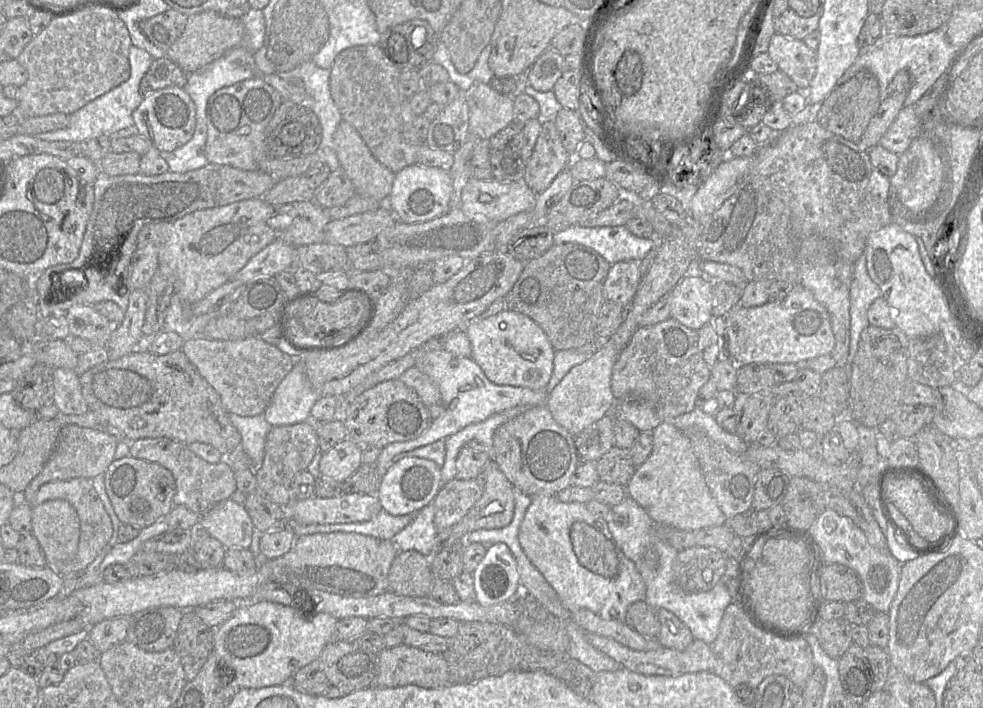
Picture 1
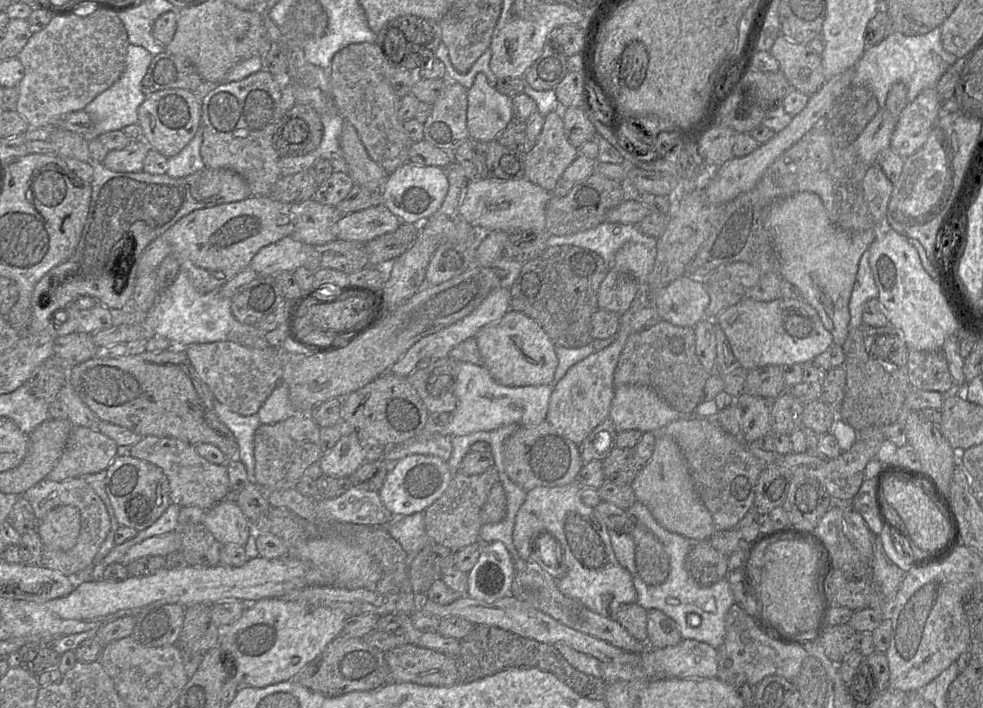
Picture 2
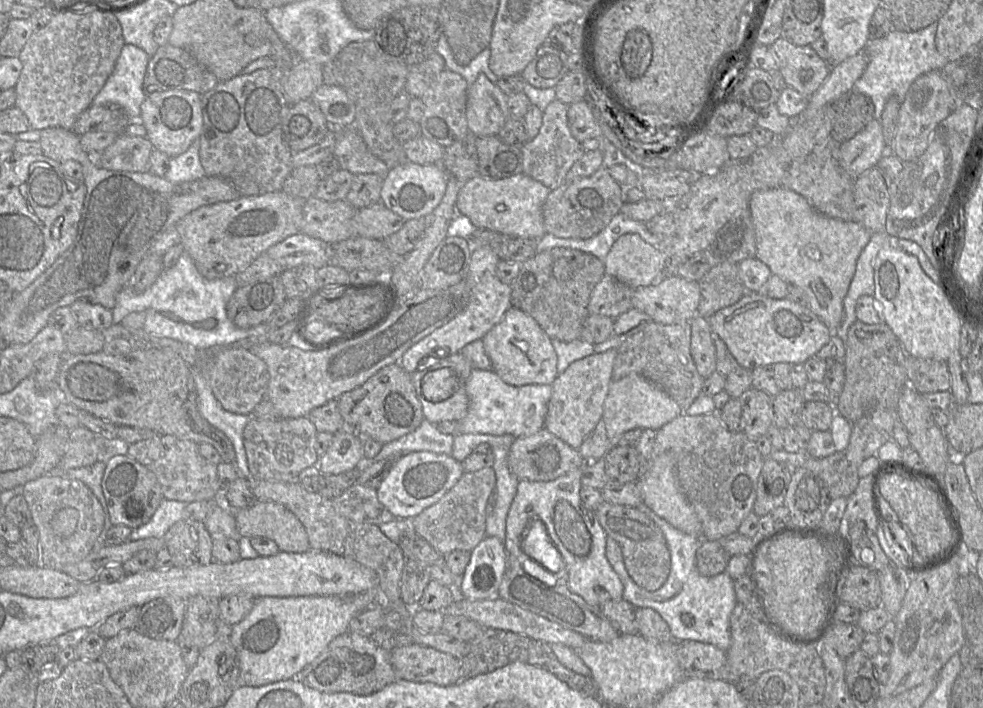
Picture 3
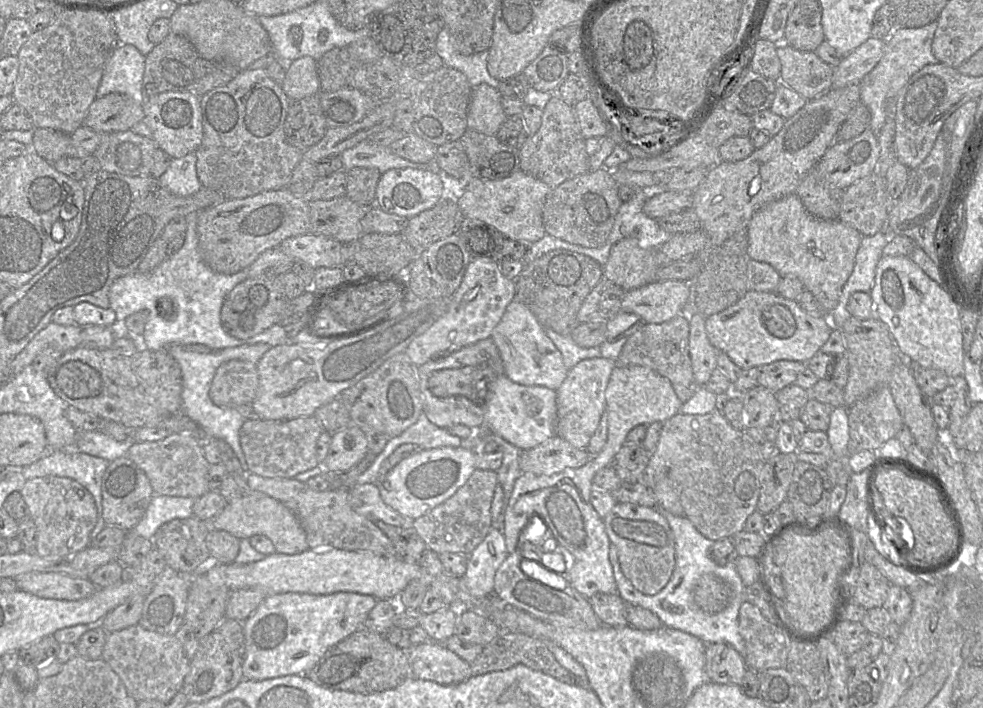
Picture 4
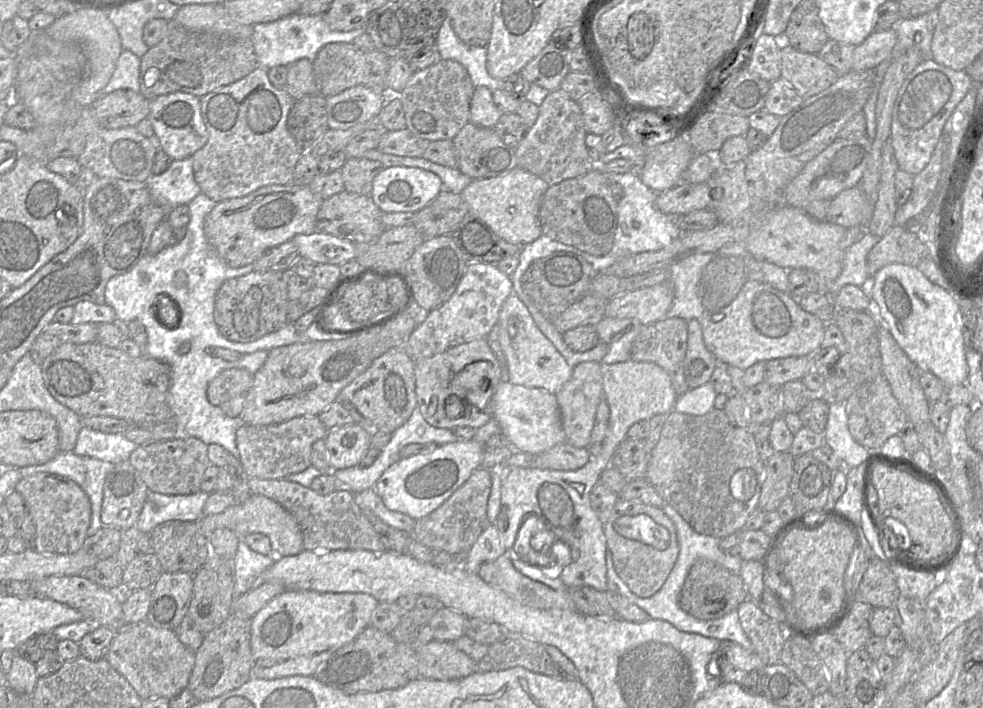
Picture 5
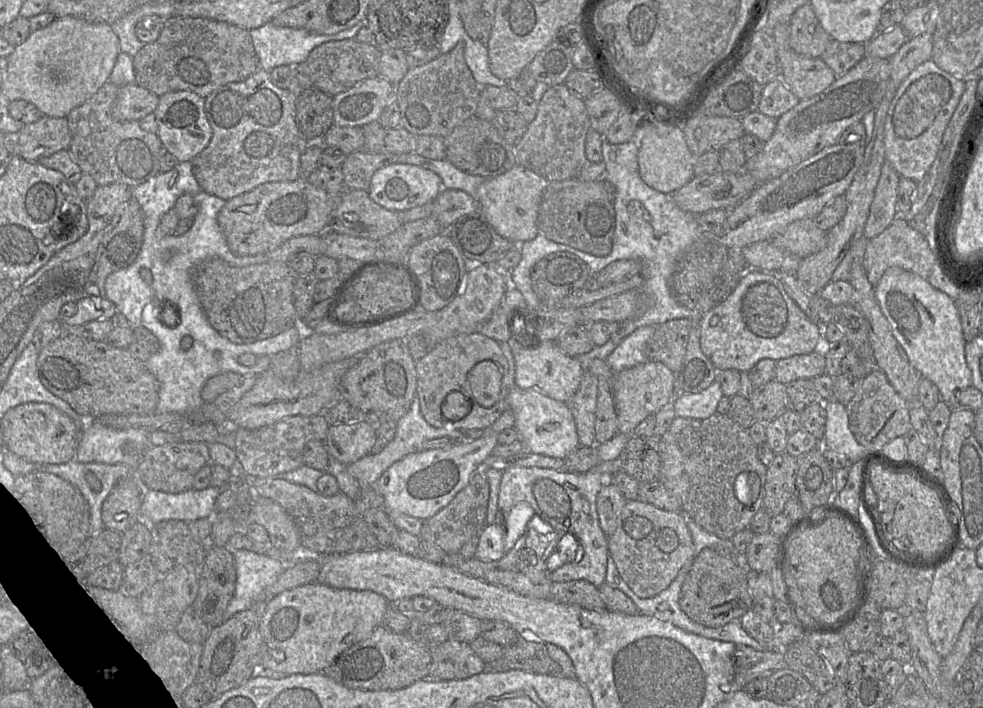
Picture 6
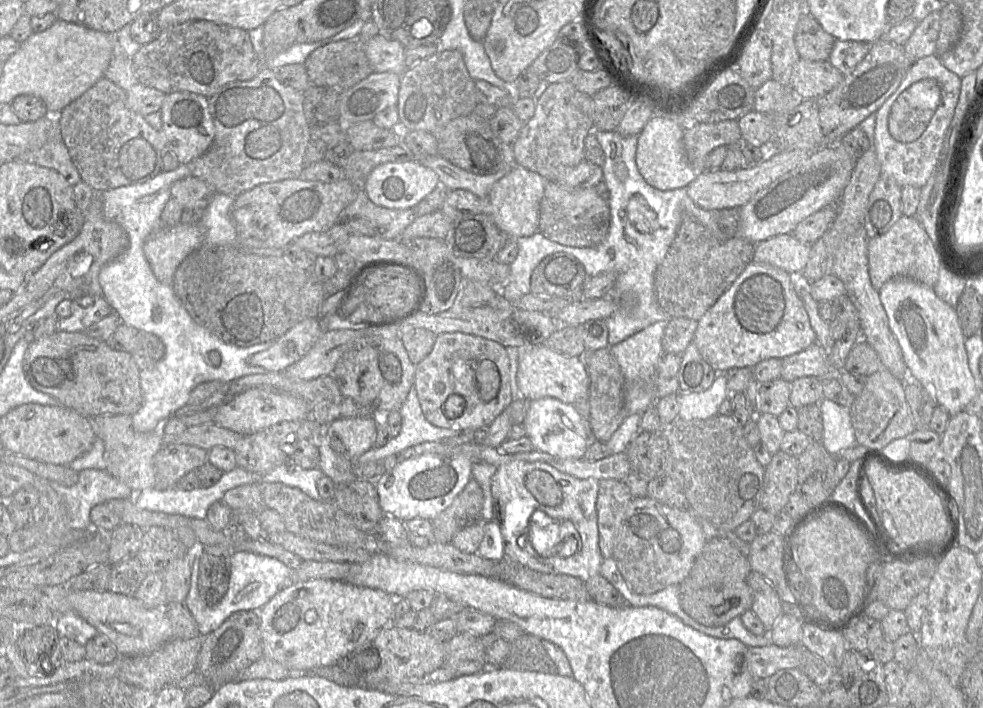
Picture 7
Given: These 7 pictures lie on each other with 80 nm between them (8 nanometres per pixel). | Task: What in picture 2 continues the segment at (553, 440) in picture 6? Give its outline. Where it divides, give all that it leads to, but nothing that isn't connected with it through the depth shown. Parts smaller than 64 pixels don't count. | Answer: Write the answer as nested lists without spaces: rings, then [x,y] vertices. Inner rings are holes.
[[[466,362],[457,364],[457,376],[454,384],[454,394],[457,407],[452,414],[452,420],[445,427],[431,424],[430,432],[447,436],[463,436],[479,431],[492,431],[508,424],[519,427],[534,427],[546,420],[548,405],[553,388],[550,385],[508,387],[497,383],[483,365],[473,365]]]

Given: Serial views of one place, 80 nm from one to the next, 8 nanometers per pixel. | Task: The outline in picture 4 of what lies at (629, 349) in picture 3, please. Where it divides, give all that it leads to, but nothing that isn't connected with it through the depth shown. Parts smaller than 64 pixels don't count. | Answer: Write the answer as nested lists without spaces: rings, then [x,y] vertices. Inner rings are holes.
[[[680,314],[661,324],[644,324],[627,338],[616,366],[644,366],[667,378],[679,400],[688,401],[701,387],[695,380],[689,355],[689,320],[686,314]]]

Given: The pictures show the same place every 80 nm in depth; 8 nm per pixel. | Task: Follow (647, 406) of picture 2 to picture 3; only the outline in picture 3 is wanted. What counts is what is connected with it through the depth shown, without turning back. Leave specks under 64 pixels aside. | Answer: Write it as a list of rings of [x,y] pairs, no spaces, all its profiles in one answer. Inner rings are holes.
[[[631,374],[620,380],[612,380],[602,419],[610,445],[616,447],[625,432],[636,428],[659,430],[682,413],[681,407],[659,386],[640,375]]]

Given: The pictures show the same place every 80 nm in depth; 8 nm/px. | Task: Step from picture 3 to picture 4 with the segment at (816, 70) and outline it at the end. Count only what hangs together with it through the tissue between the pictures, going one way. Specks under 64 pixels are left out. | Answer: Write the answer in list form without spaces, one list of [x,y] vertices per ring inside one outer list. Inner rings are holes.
[[[784,43],[777,45],[781,63],[779,80],[807,100],[829,91],[834,68],[818,57],[814,51],[800,51]]]

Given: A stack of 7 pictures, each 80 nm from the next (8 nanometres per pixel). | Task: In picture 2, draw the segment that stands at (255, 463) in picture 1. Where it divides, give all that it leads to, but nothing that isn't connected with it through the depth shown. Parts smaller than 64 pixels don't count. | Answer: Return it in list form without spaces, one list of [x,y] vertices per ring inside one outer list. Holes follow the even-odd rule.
[[[214,399],[214,410],[219,419],[234,434],[238,443],[236,458],[245,465],[249,481],[255,482],[254,435],[262,424],[258,414],[239,415],[217,399]]]

